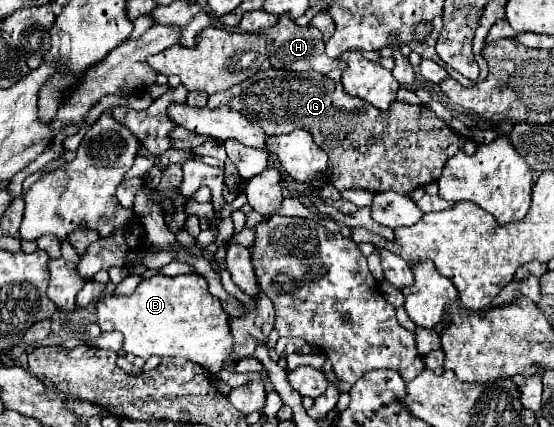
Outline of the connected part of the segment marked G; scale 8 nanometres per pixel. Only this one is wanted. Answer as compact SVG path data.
M269 68L253 74L227 92L209 96L207 106L235 108L245 118L257 122L267 136L285 134L295 128L311 130L317 146L329 156L329 172L333 176L329 182L339 192L363 188L373 194L395 190L409 196L415 188L439 180L445 162L459 150L469 156L477 150L473 140L461 138L427 106L395 101L381 116L375 106L349 96L341 82L333 82L317 72L297 74Z

